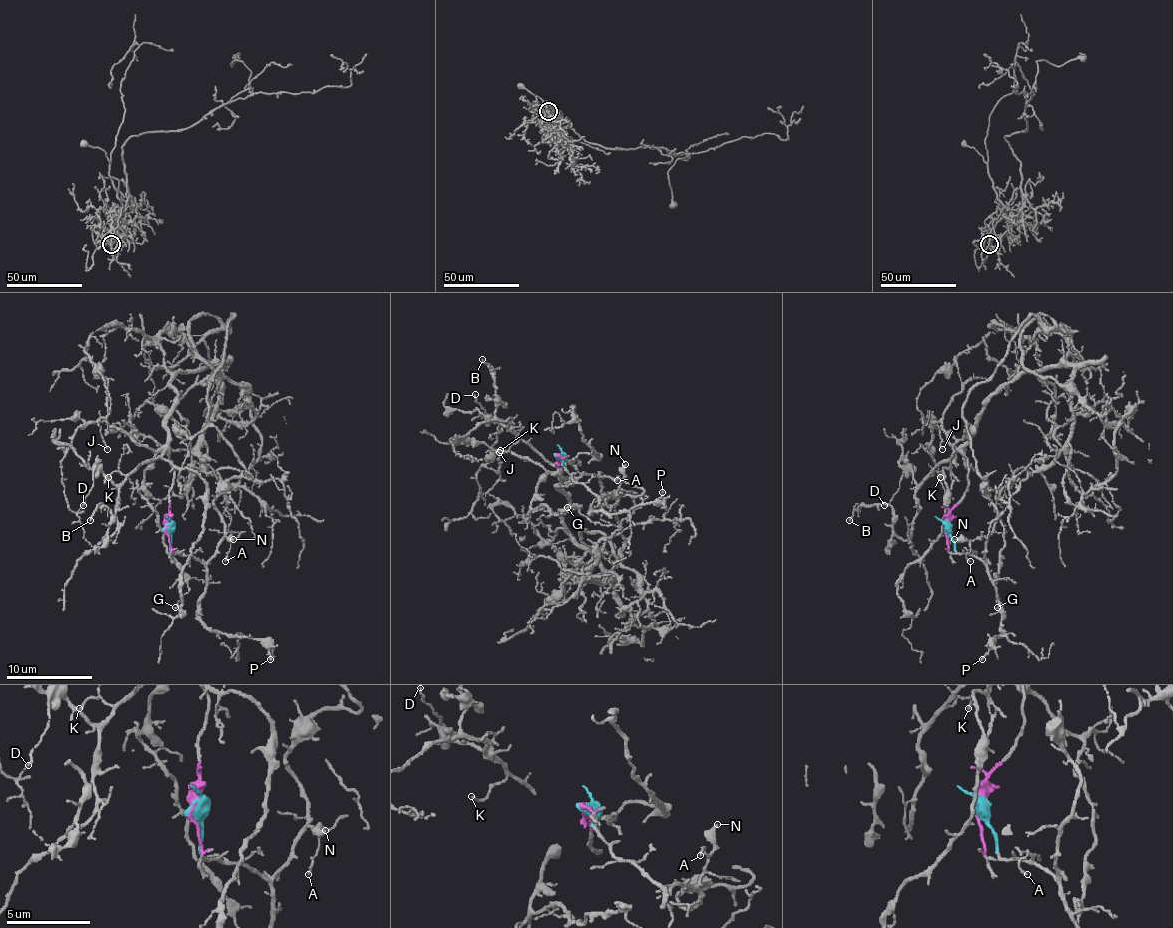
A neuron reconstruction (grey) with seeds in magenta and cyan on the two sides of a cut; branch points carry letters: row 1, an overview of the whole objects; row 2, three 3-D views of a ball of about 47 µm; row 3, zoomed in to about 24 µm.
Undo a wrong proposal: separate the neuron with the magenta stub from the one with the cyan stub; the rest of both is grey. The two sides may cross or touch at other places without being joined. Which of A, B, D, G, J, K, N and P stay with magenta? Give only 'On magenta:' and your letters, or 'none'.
On magenta: B, D, G, J, K

